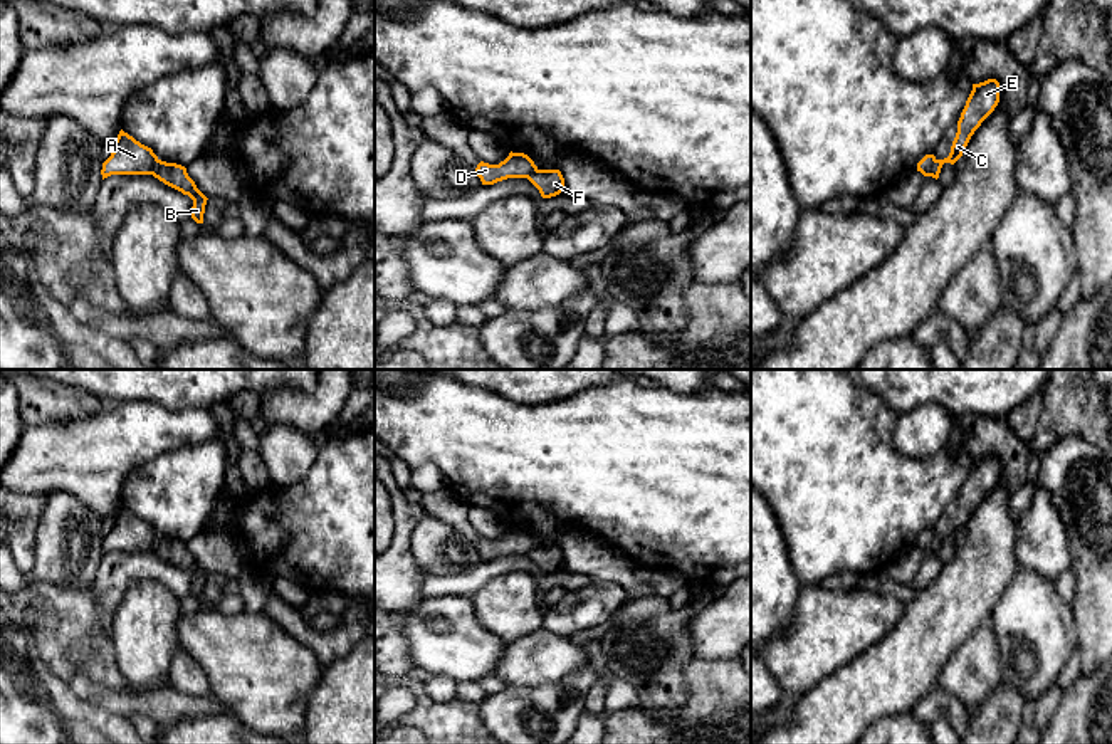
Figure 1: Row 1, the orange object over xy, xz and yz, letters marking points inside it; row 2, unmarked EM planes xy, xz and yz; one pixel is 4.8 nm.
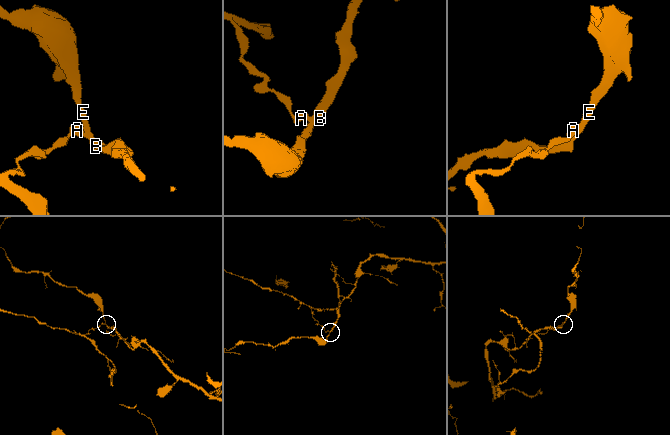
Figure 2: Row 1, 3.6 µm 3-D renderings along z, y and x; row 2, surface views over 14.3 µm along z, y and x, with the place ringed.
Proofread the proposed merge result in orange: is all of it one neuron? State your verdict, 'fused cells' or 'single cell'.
fused cells

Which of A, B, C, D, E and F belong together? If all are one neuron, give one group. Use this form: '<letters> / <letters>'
A D / B C E F

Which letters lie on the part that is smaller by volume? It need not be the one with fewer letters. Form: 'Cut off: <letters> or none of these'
Cut off: A, D

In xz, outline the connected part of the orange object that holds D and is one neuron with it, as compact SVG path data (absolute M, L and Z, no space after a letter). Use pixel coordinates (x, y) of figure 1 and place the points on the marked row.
M509 153L509 156L499 165L489 165L480 161L475 168L482 185L494 185L507 178L529 178L538 171L534 161L524 153Z

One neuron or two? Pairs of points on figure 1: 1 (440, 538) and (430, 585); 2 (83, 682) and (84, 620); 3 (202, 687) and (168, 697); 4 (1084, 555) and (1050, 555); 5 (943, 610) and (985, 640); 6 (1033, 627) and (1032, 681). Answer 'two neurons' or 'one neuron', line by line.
1: two neurons
2: two neurons
3: two neurons
4: two neurons
5: two neurons
6: one neuron

